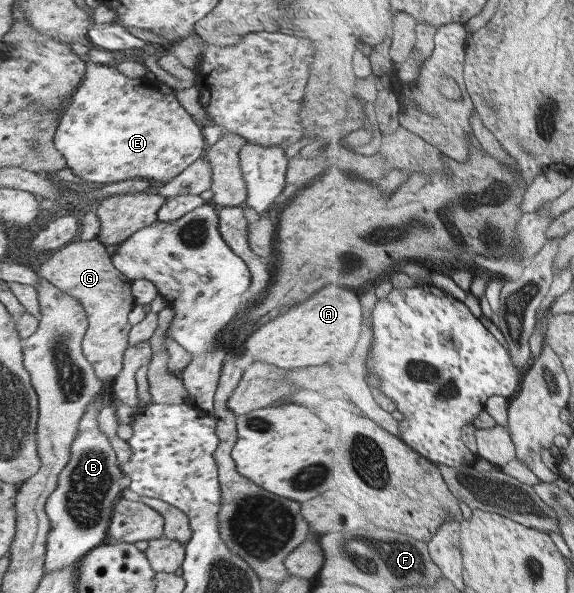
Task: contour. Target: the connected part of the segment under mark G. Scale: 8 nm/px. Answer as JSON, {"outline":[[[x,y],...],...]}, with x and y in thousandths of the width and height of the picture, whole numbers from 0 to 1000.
{"outline":[[[169,403],[129,406],[105,417],[75,445],[64,459],[68,469],[125,499],[129,508],[143,514],[150,530],[152,556],[141,573],[141,592],[157,612],[169,639],[199,637],[213,621],[211,604],[223,577],[228,553],[221,533],[235,514],[228,492],[228,476],[206,455],[199,454],[193,433],[185,427]]]}

